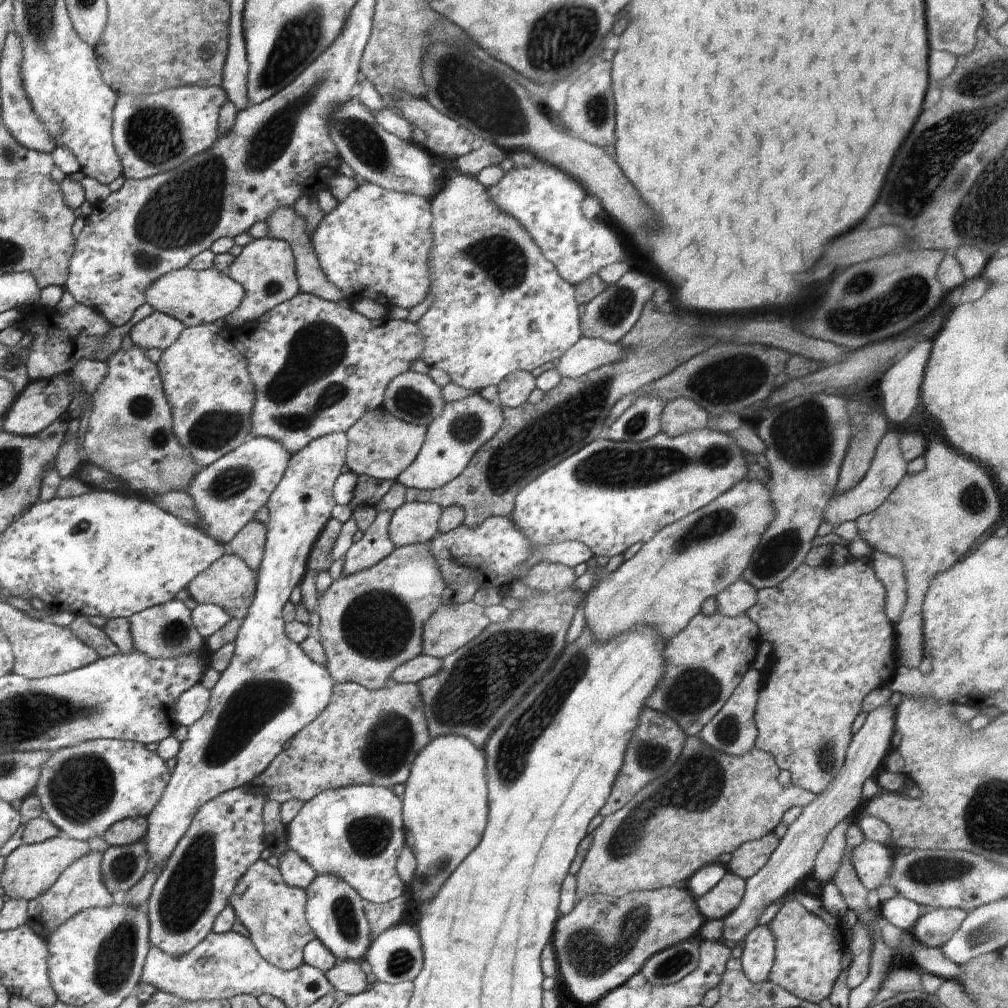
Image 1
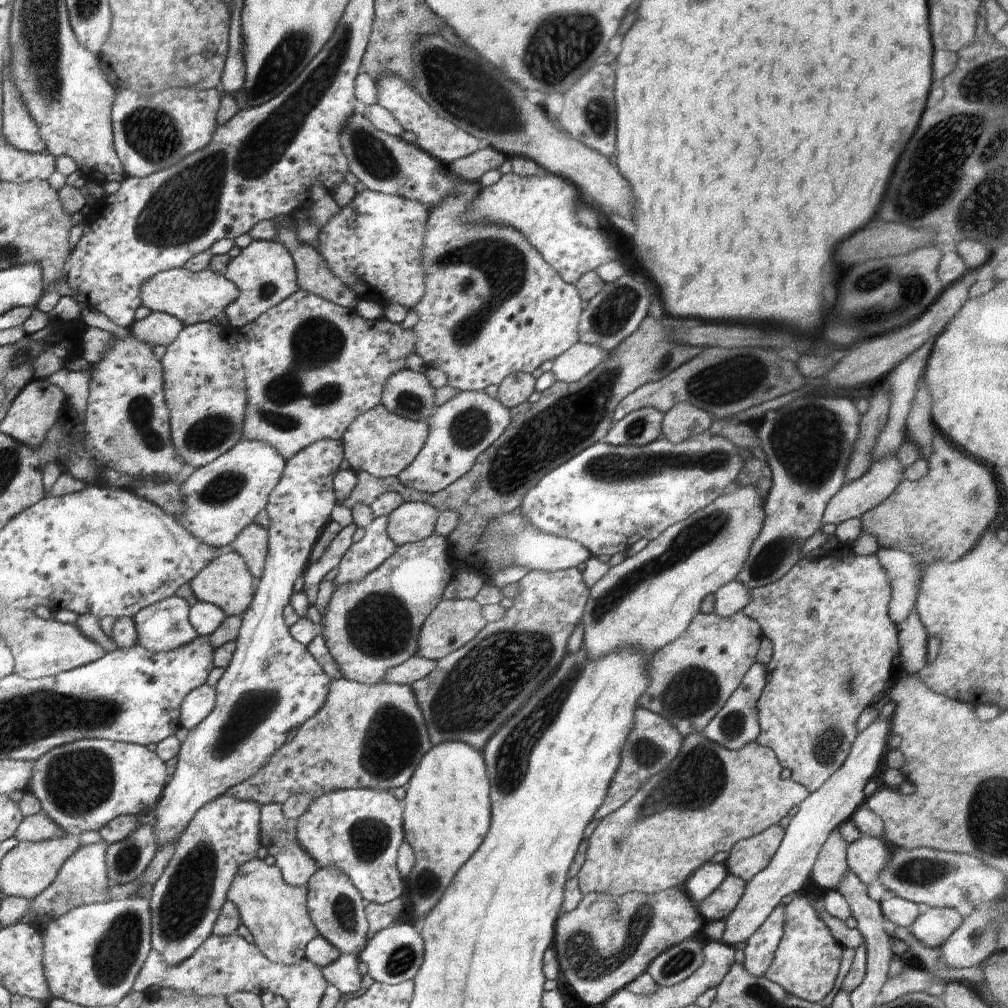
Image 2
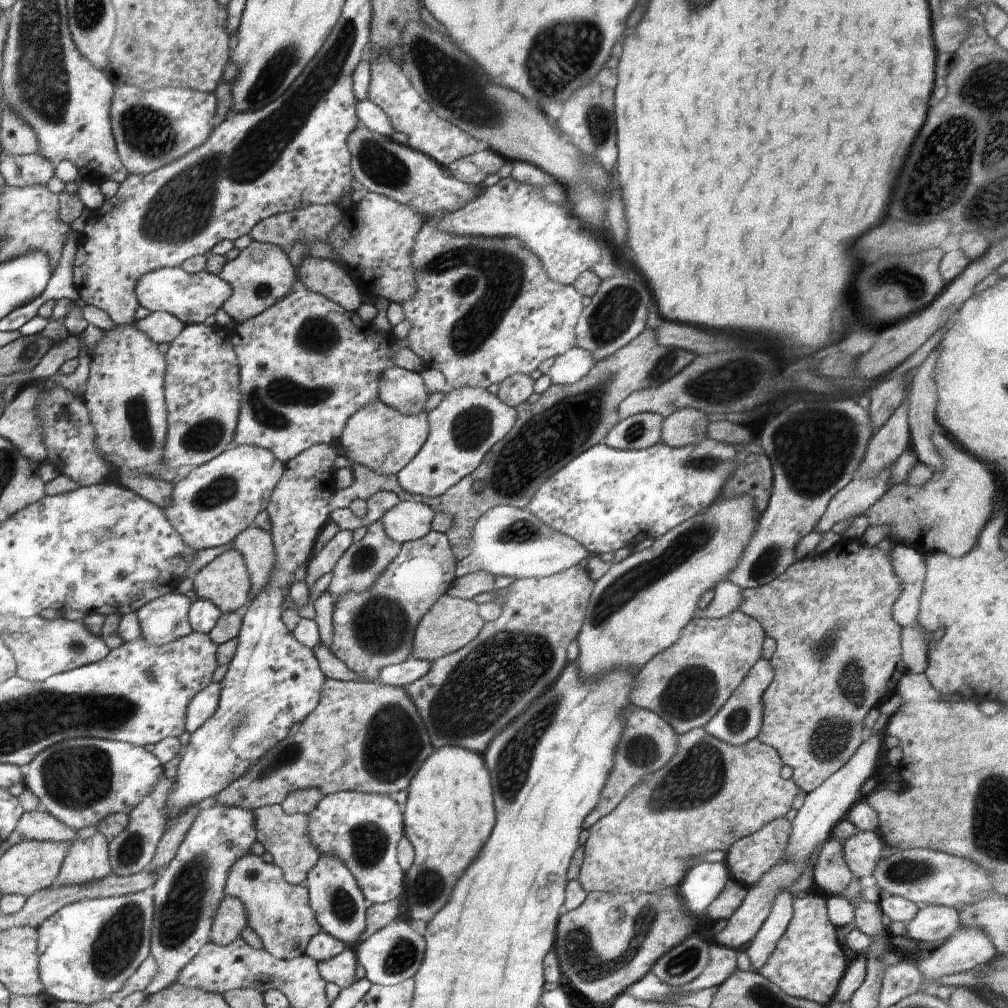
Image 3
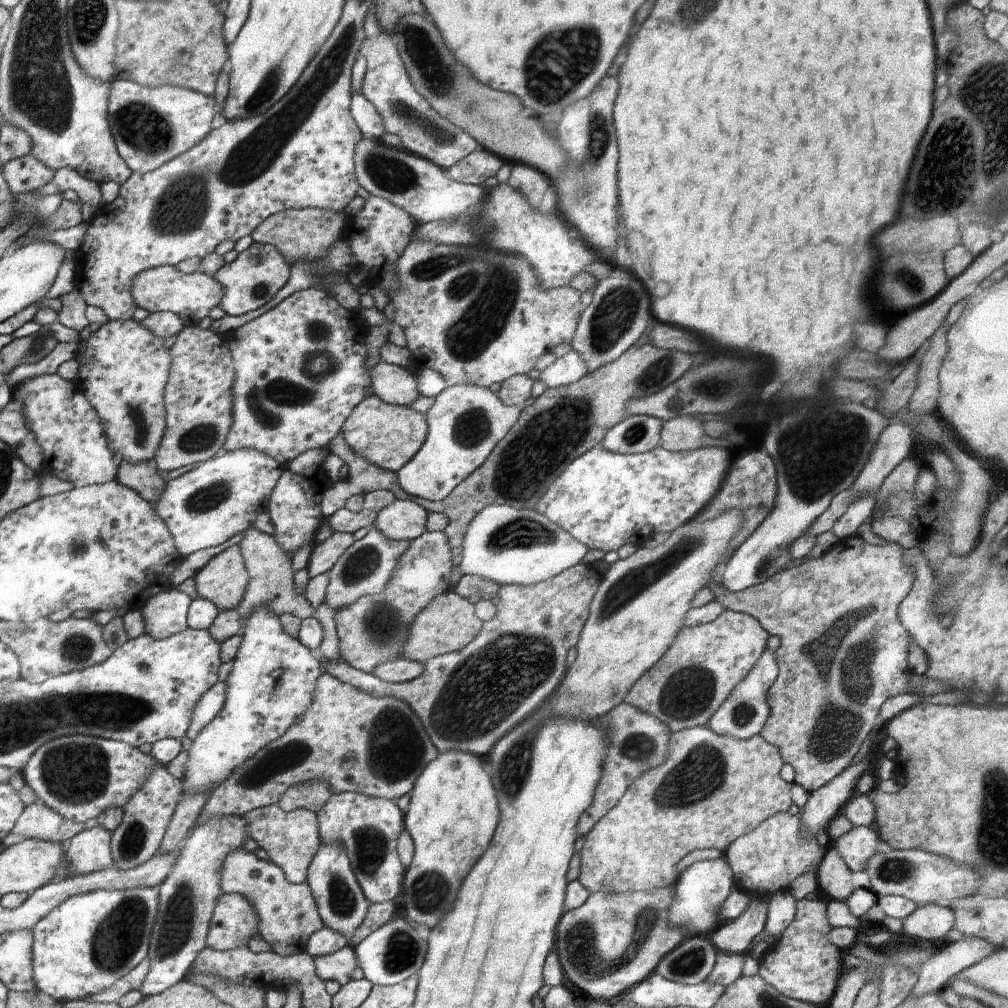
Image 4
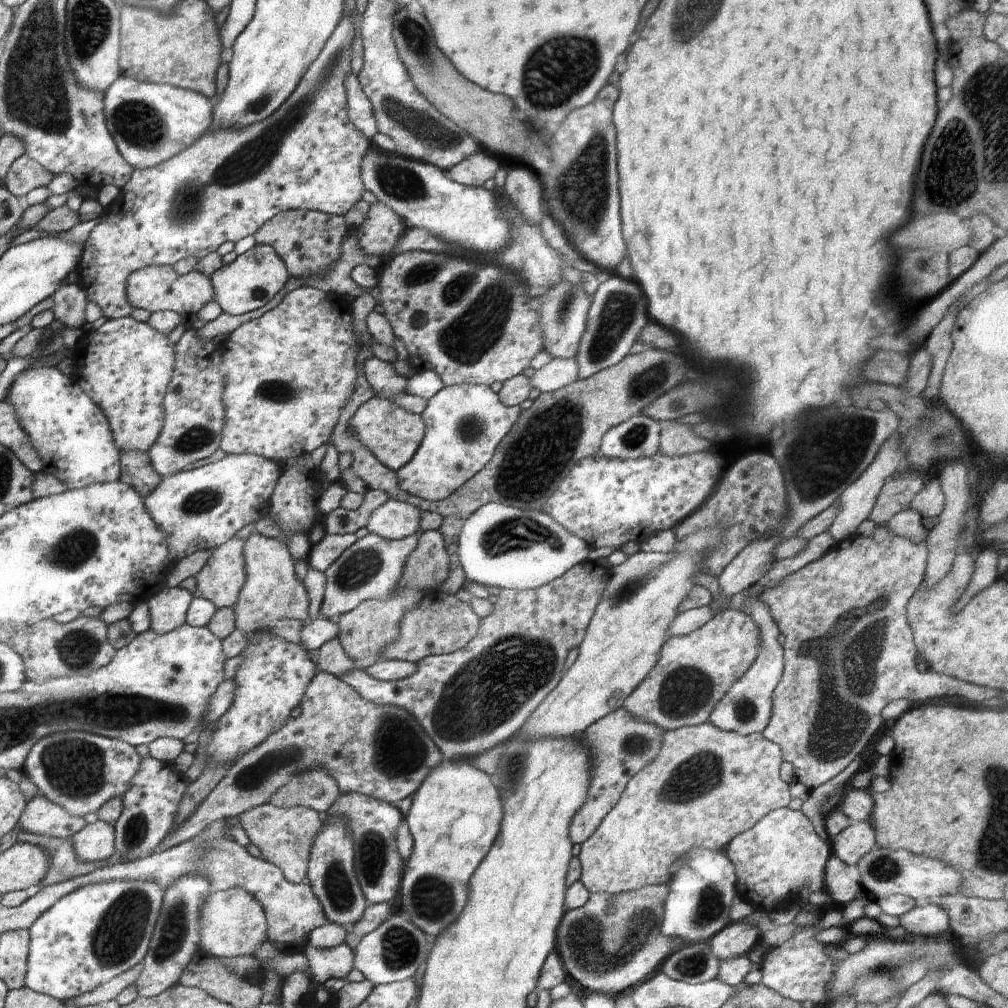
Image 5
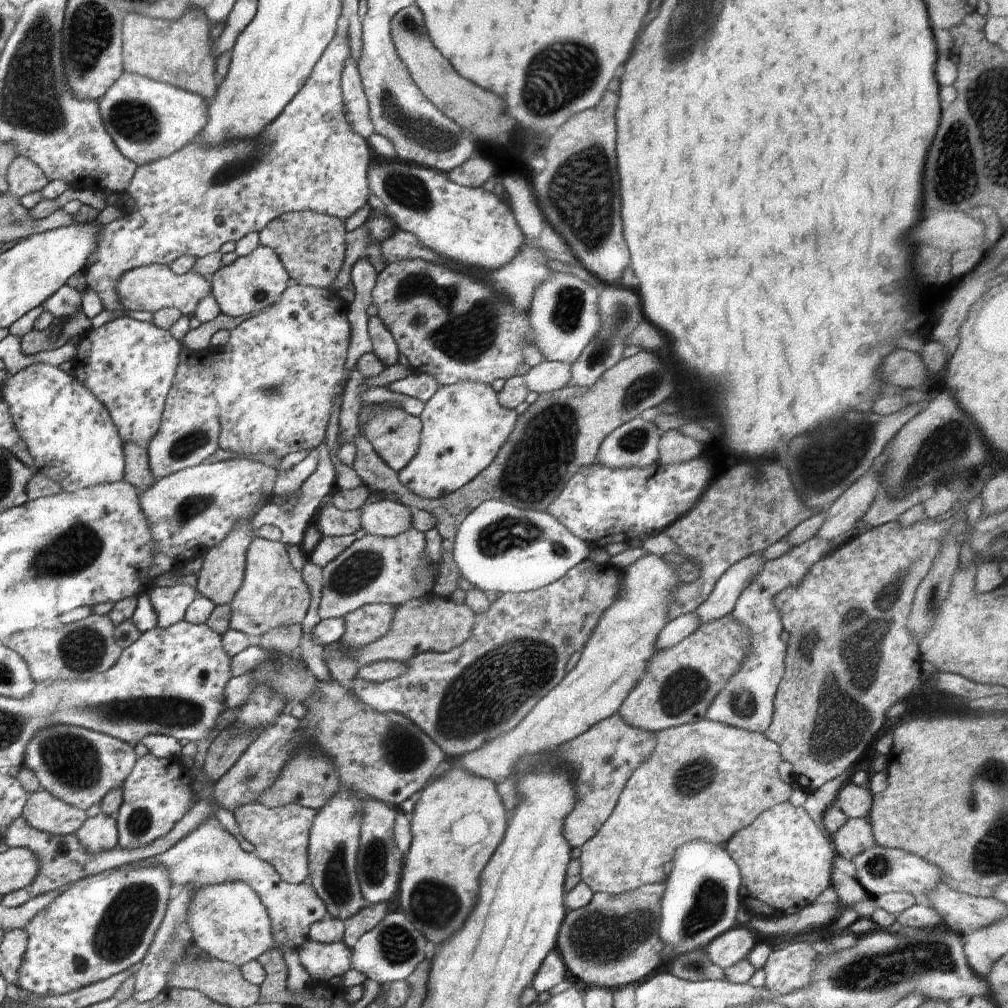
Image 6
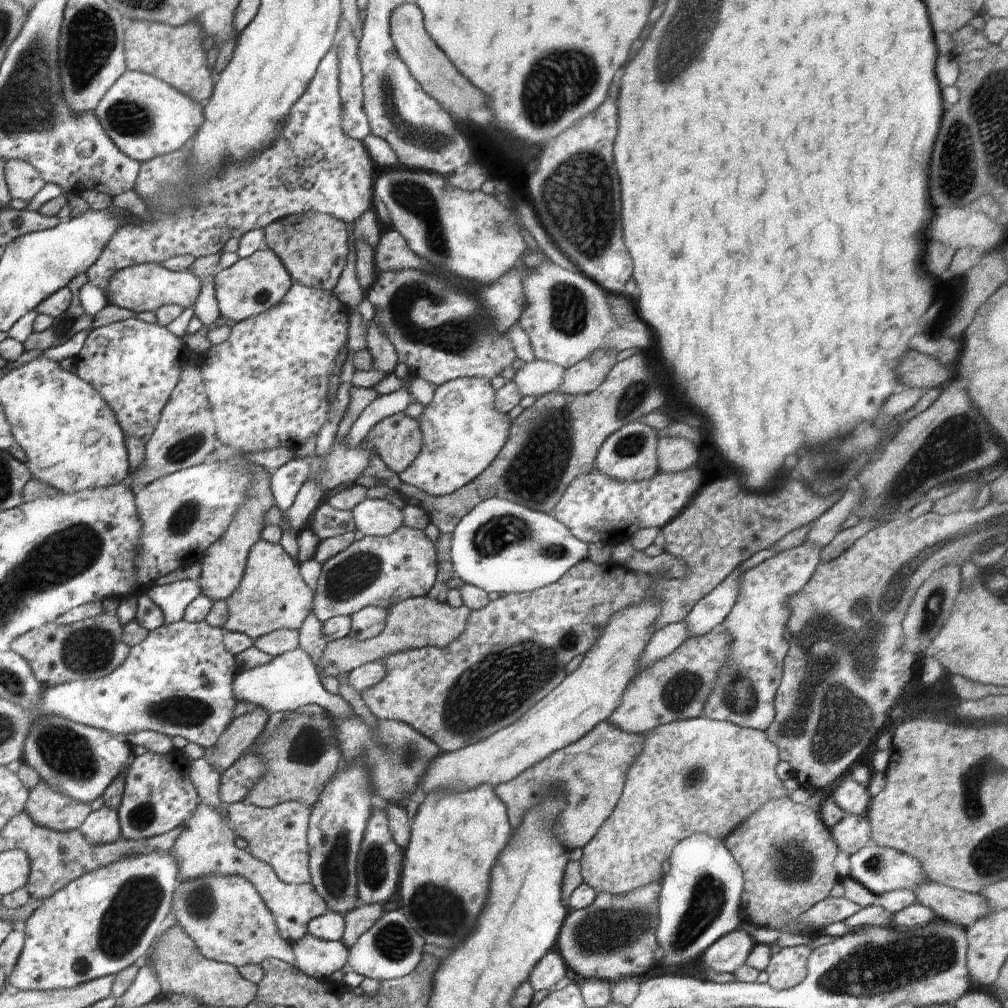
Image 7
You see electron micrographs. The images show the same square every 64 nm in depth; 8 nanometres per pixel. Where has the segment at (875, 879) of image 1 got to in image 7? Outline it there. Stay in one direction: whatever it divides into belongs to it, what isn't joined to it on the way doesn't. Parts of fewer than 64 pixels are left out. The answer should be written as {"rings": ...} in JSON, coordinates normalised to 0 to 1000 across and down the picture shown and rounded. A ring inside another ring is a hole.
{"rings":[[[839,809],[827,821],[824,821],[830,842],[841,849],[845,849],[864,835],[863,824],[859,809]]]}

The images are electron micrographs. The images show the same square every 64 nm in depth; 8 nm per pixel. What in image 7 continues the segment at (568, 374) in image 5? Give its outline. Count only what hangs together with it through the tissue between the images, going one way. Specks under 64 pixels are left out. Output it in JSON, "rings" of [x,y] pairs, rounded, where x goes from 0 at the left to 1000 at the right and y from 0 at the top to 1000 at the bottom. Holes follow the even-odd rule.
{"rings":[[[533,356],[529,359],[514,359],[509,377],[516,393],[528,392],[533,395],[553,388],[560,379],[561,369],[562,366],[549,359]]]}

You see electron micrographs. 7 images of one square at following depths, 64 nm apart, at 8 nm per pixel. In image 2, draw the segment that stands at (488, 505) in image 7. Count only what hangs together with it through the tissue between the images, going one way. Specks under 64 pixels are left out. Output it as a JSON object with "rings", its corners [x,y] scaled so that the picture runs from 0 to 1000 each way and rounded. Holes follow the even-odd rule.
{"rings":[[[516,507],[498,508],[496,512],[484,516],[481,522],[484,530],[484,556],[494,558],[498,562],[520,562],[524,565],[536,567],[552,567],[552,565],[572,563],[580,560],[586,553],[585,547],[578,540],[567,535],[556,534],[550,530],[536,528],[516,510]]]}

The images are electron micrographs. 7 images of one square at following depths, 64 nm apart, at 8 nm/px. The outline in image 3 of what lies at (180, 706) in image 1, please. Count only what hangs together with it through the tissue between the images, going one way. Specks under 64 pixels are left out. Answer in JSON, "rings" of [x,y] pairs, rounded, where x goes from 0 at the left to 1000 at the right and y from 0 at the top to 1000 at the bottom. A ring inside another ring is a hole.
{"rings":[[[208,678],[203,685],[198,685],[185,702],[184,724],[188,728],[194,726],[198,719],[214,706],[216,694],[218,694],[217,678]]]}

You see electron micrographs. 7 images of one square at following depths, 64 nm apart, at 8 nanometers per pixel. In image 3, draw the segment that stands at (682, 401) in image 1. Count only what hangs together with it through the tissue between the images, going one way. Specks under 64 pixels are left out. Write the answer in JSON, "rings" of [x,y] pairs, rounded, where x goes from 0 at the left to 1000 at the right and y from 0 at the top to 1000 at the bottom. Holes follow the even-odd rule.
{"rings":[[[675,405],[658,416],[654,438],[669,444],[692,440],[700,434],[702,413],[696,407]]]}

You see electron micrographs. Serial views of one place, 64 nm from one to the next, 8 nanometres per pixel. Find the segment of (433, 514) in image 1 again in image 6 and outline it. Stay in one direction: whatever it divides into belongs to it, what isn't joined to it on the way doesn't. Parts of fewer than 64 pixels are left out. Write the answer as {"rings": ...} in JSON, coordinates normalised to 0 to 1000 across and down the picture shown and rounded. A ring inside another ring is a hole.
{"rings":[[[376,494],[367,500],[361,499],[357,506],[359,506],[358,524],[363,530],[391,534],[411,524],[409,505],[401,499]]]}

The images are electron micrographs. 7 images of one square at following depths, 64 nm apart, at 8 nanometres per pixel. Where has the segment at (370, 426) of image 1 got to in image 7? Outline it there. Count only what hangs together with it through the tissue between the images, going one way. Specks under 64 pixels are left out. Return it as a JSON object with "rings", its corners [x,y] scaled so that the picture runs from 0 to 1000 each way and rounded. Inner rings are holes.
{"rings":[[[397,409],[377,417],[364,430],[364,437],[369,439],[379,458],[396,471],[417,450],[419,430],[415,417]]]}

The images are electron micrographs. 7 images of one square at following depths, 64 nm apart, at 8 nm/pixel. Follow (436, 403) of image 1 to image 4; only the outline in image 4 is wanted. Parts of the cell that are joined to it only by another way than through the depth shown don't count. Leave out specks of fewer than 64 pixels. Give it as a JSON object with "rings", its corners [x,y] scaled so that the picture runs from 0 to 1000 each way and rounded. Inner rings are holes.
{"rings":[[[378,357],[369,364],[370,391],[385,401],[406,404],[413,395],[419,394],[413,374],[398,363]]]}

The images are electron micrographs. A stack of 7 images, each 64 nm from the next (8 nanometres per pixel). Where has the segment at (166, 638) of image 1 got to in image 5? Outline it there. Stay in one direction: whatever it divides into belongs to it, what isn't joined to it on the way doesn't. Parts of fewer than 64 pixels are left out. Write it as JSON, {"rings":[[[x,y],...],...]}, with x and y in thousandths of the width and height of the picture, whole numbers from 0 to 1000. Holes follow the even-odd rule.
{"rings":[[[163,582],[150,588],[145,595],[149,607],[149,624],[167,629],[185,618],[185,608],[192,590],[178,582]]]}

